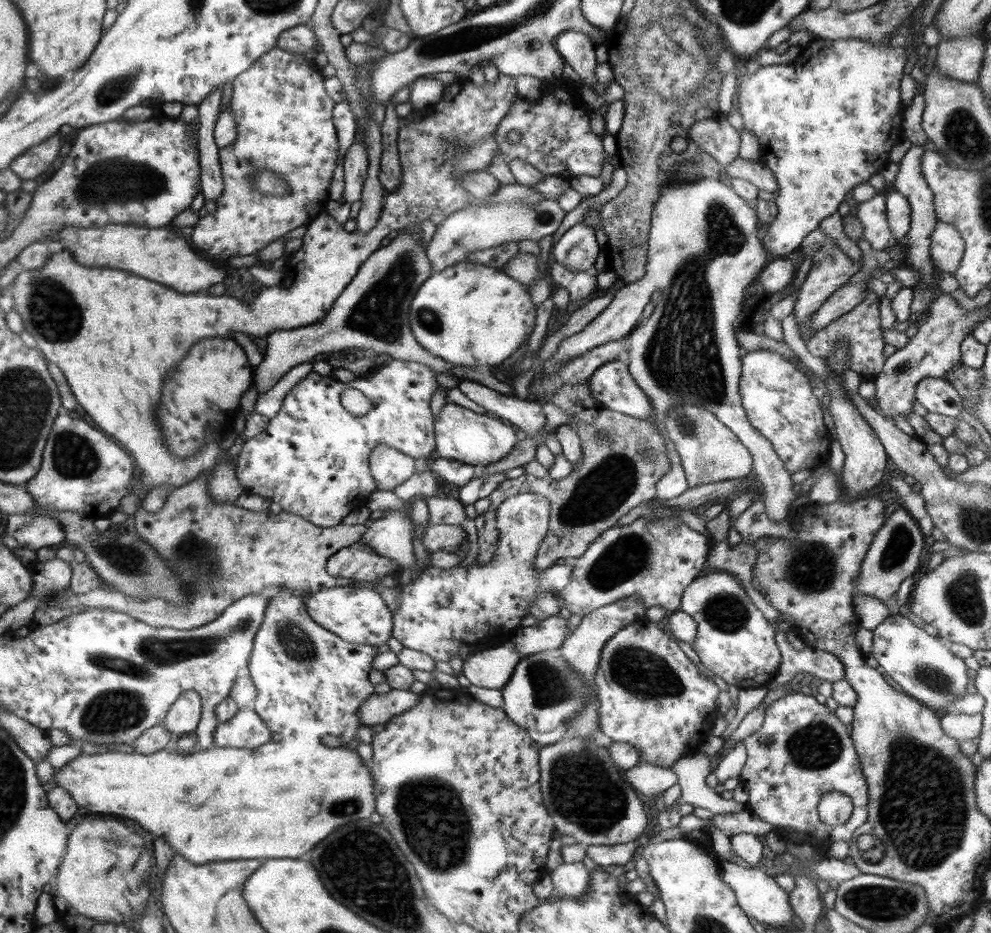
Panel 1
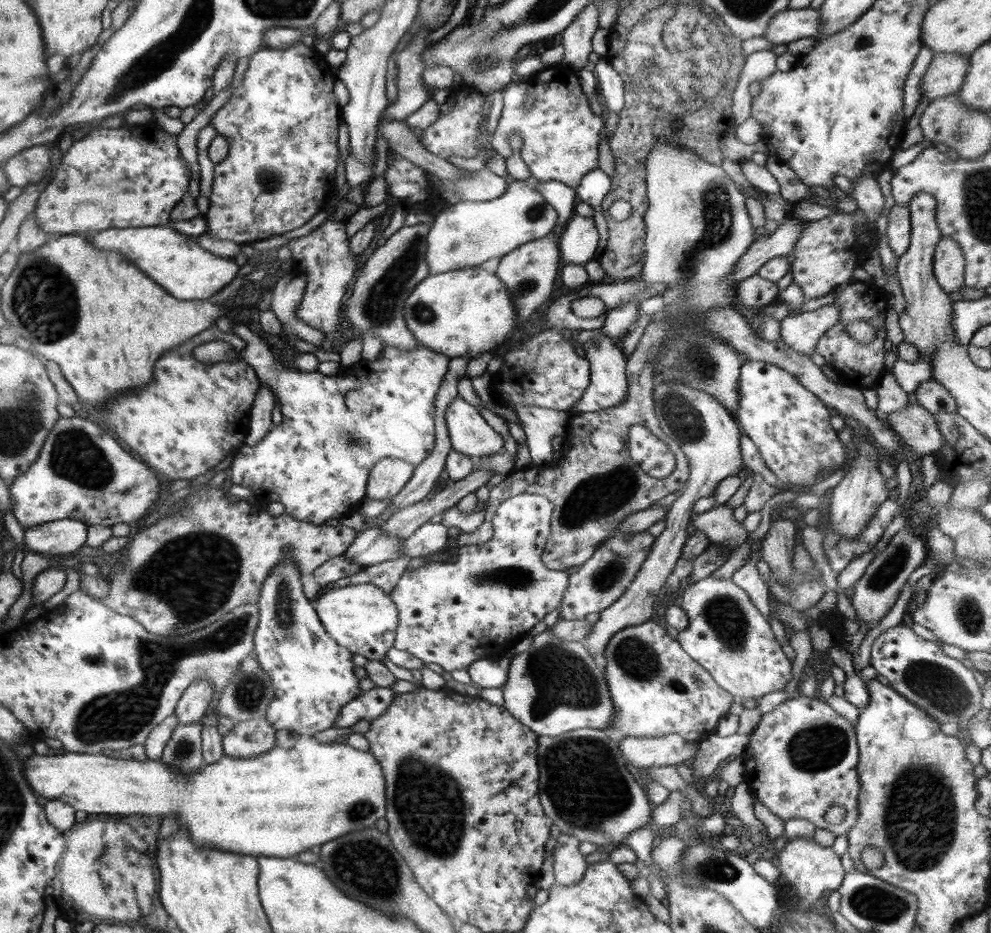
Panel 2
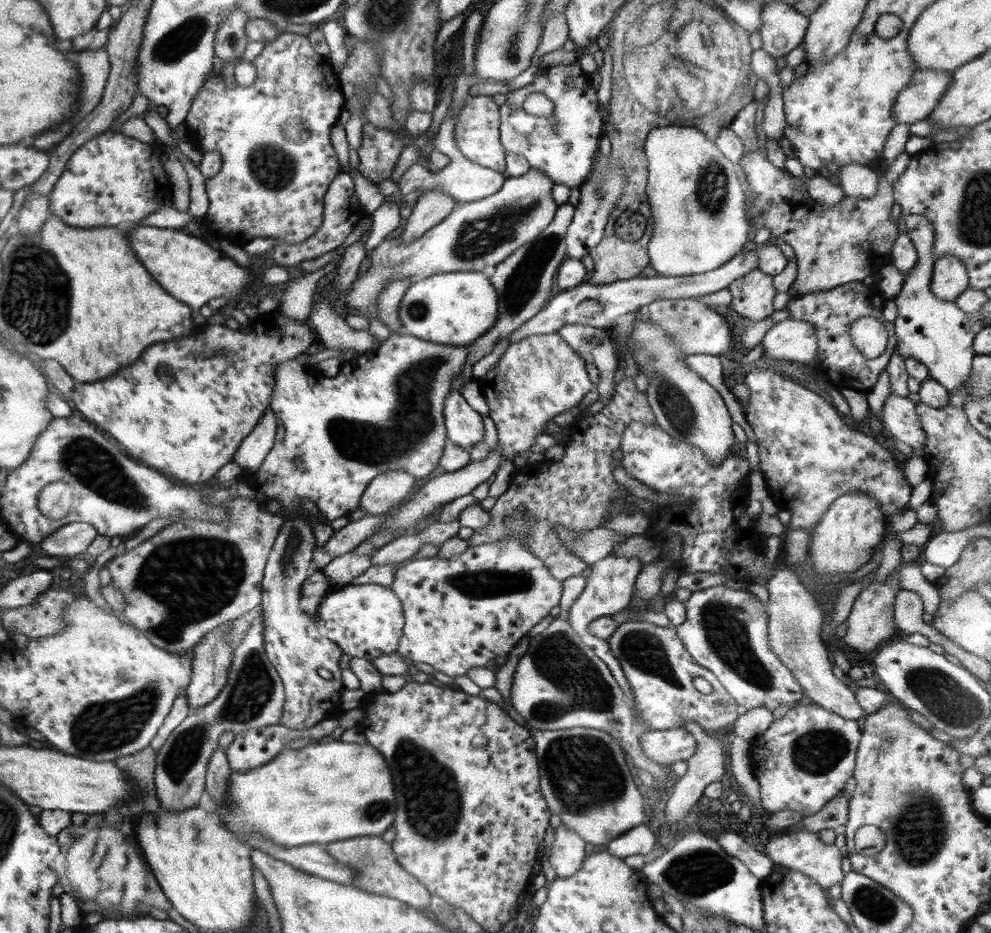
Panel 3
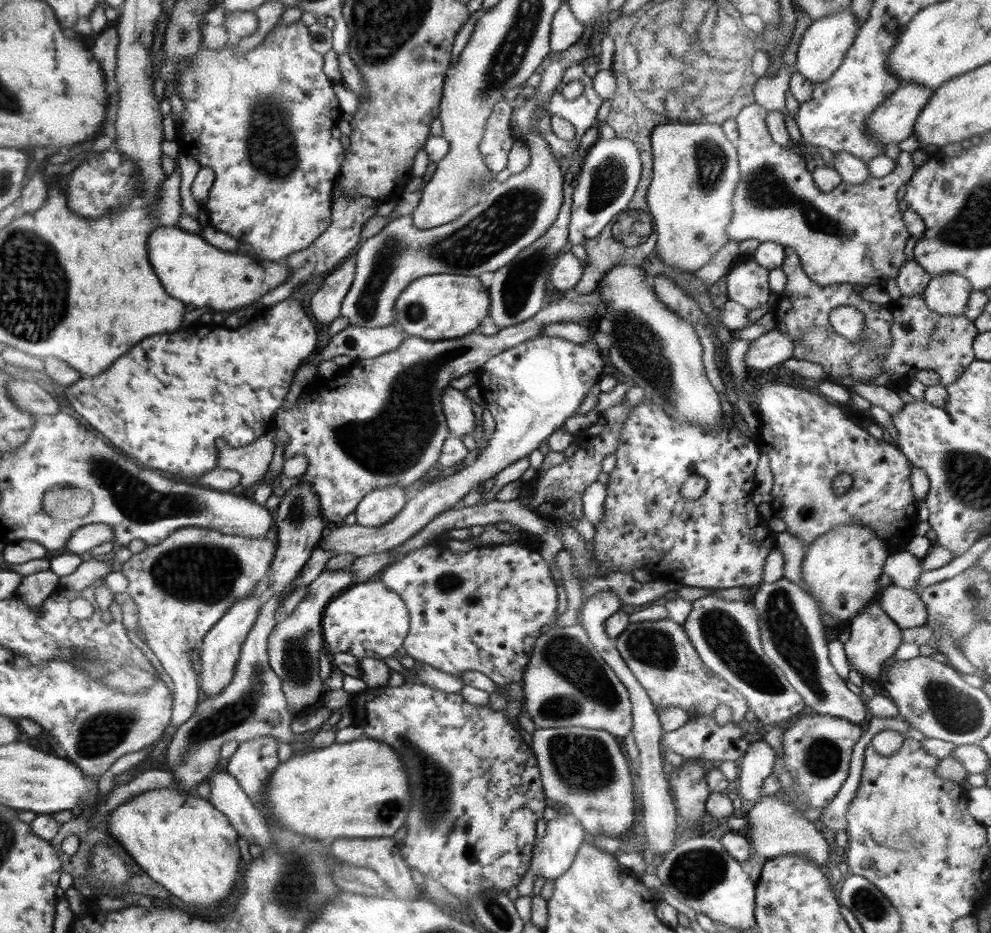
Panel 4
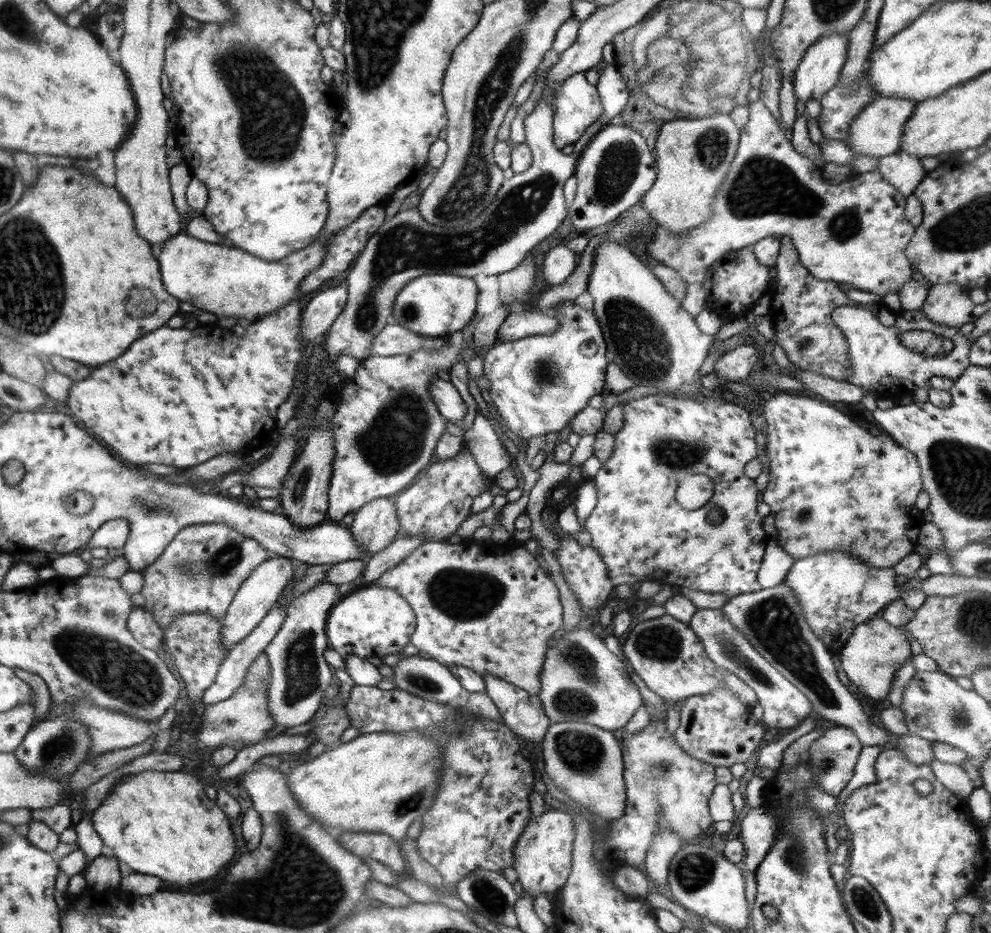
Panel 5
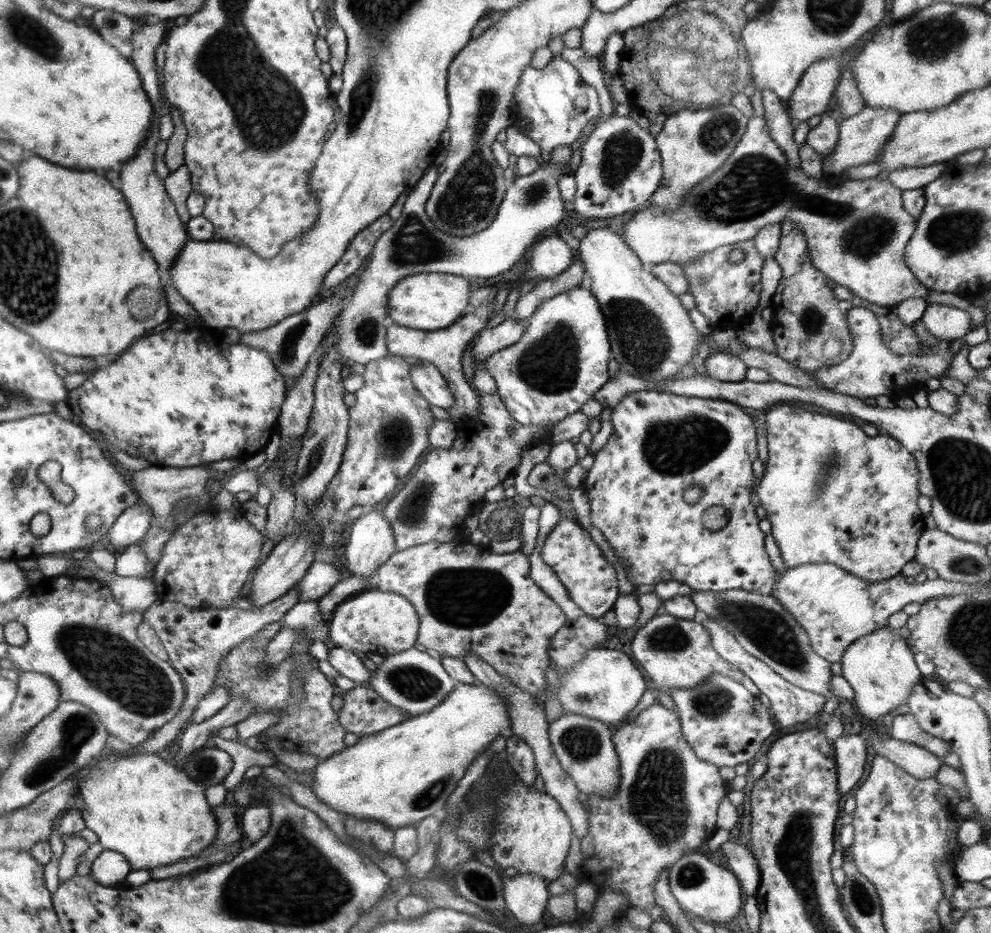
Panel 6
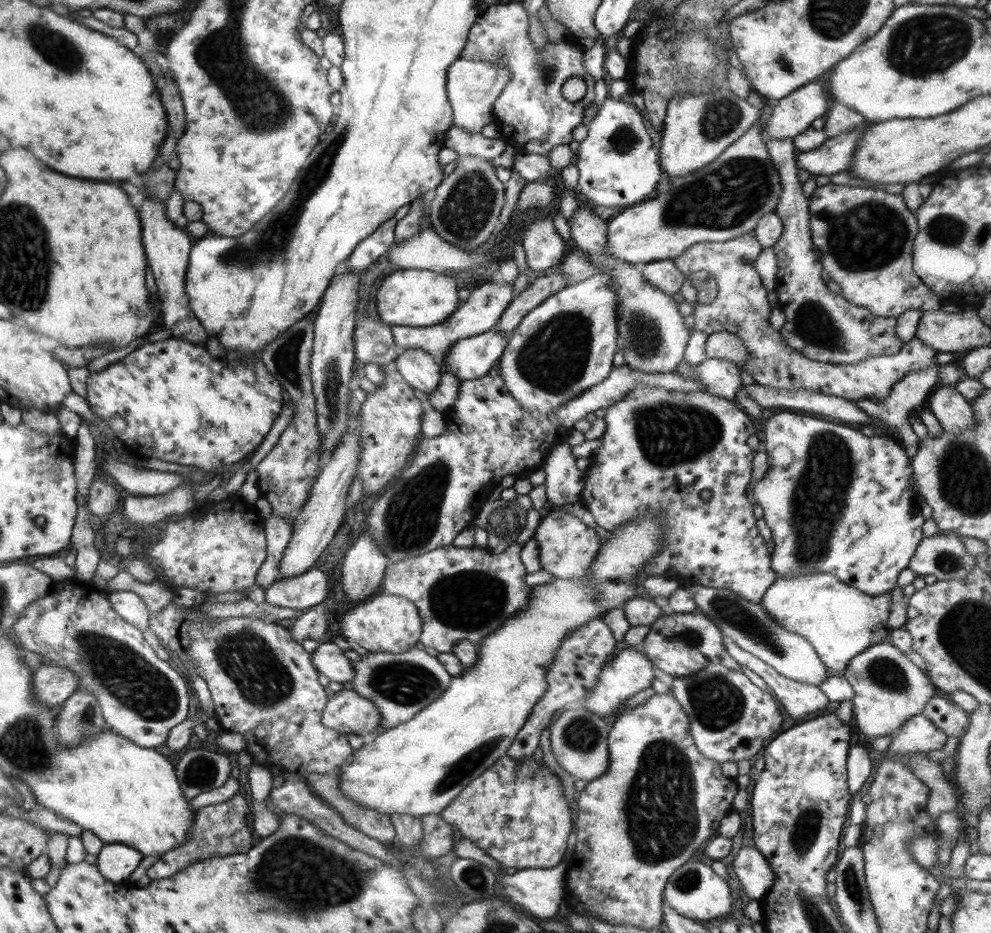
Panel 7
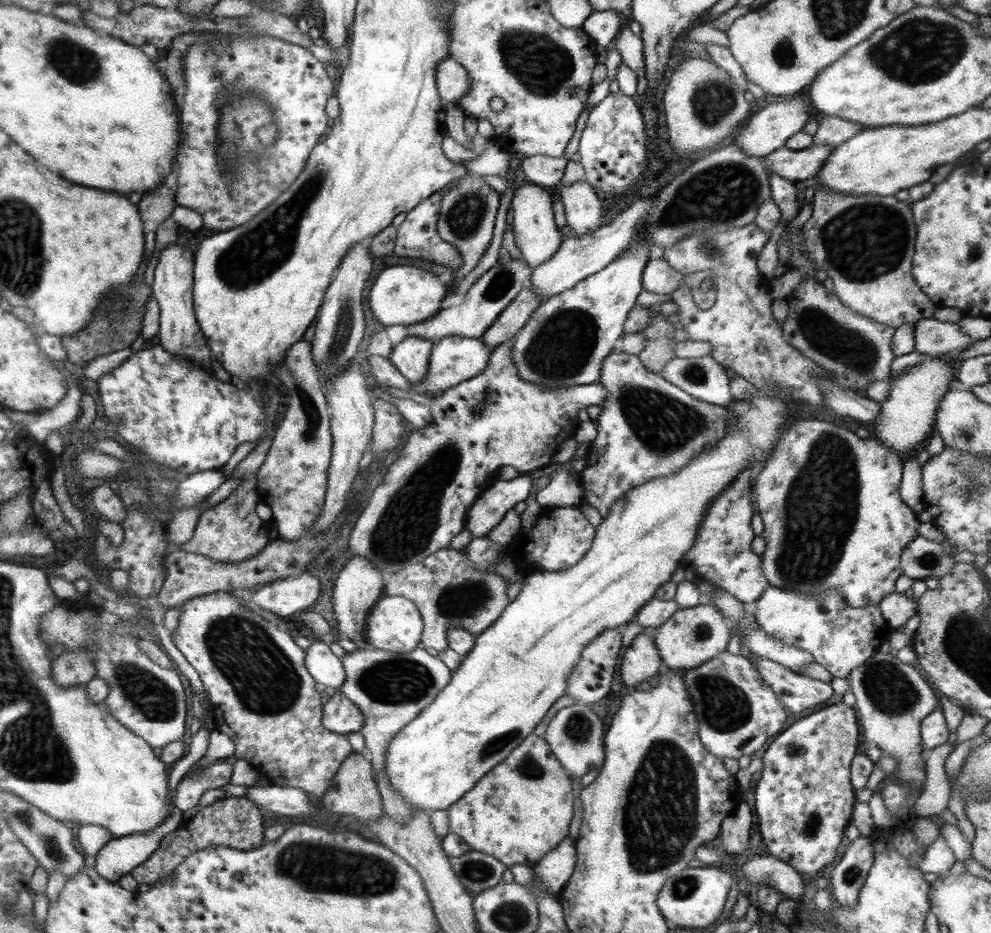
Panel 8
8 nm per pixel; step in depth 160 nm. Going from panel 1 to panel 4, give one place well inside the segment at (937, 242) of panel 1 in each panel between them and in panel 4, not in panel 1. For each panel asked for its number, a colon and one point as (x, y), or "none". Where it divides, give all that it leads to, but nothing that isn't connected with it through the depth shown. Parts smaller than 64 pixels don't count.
2: (948, 261)
3: (950, 278)
4: (946, 294)

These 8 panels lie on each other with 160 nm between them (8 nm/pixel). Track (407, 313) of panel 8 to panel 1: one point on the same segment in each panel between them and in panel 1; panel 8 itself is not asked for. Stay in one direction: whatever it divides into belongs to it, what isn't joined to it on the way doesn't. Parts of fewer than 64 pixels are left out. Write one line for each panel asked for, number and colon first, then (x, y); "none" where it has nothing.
1: (469, 314)
2: (468, 312)
3: (454, 308)
4: (436, 307)
5: (436, 305)
6: (427, 301)
7: (416, 298)

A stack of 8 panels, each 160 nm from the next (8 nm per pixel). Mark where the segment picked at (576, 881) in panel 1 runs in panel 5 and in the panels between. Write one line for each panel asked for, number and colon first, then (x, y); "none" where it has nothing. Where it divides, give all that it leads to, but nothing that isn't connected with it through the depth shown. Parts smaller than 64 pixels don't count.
2: (569, 864)
3: (567, 851)
4: (552, 855)
5: (542, 855)

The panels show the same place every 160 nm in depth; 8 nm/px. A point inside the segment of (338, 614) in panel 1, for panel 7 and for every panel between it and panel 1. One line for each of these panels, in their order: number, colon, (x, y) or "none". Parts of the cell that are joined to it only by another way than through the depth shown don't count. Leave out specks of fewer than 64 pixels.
2: (362, 618)
3: (366, 621)
4: (367, 620)
5: (372, 622)
6: (384, 623)
7: (384, 623)

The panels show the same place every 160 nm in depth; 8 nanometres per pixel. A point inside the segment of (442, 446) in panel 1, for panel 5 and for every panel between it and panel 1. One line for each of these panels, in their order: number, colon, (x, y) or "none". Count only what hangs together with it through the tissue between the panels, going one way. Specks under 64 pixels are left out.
2: (470, 434)
3: (464, 426)
4: (458, 410)
5: (448, 401)

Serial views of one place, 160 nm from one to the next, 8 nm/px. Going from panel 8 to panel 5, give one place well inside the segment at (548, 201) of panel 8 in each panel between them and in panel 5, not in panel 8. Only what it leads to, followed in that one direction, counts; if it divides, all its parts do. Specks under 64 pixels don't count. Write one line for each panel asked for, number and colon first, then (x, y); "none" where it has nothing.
5: (559, 262)
6: (551, 256)
7: (544, 248)

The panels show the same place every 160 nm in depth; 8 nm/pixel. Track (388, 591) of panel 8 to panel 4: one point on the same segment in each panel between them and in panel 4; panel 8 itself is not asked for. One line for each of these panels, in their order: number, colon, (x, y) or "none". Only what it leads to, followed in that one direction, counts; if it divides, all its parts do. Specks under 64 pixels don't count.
4: (482, 611)
5: (495, 612)
6: (469, 601)
7: (465, 593)

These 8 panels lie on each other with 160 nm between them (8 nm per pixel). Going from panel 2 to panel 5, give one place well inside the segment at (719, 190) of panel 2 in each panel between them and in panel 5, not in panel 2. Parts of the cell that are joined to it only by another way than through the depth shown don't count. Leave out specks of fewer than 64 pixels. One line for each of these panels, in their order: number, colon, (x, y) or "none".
3: (697, 206)
4: (695, 169)
5: (693, 156)

